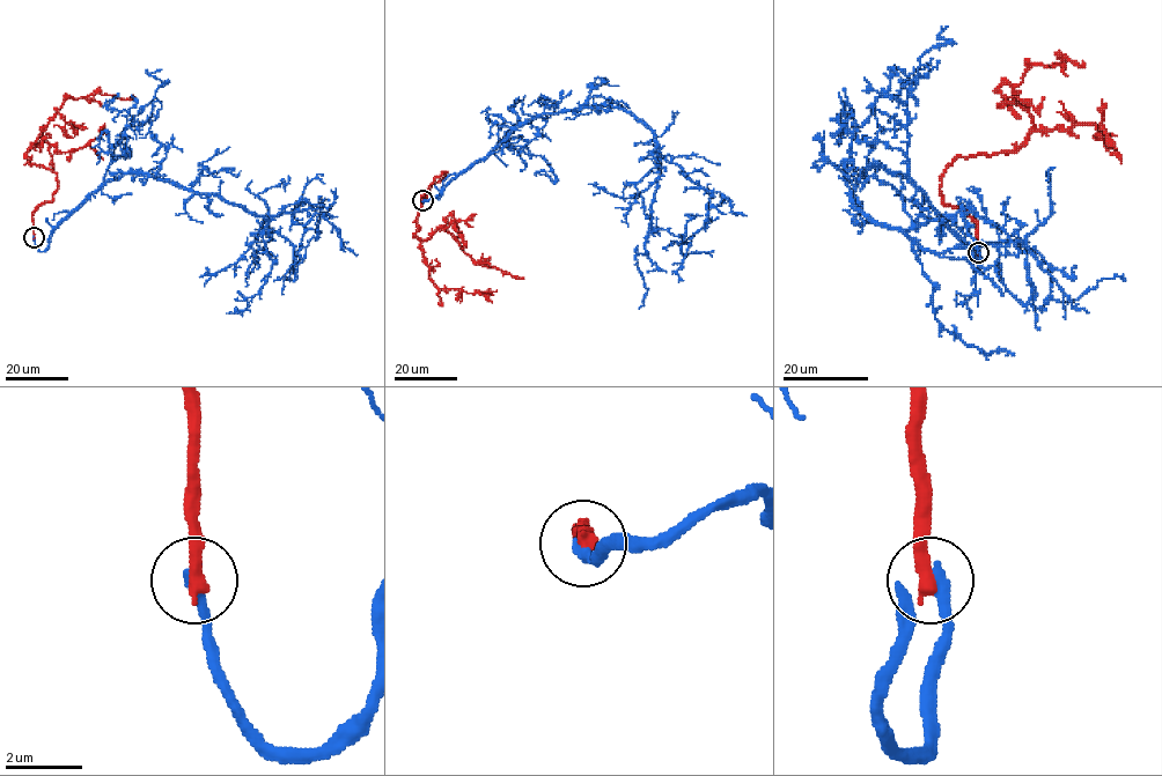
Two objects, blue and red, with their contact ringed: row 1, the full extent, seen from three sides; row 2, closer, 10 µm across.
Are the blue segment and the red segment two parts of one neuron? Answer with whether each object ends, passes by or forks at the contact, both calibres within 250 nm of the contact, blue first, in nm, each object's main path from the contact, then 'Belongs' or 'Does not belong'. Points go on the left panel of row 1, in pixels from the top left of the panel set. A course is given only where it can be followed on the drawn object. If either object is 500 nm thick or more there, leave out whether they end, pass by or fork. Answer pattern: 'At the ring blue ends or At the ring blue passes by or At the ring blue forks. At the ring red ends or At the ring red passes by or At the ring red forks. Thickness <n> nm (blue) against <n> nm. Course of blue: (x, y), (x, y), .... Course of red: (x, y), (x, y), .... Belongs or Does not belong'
At the ring blue ends. At the ring red ends. Thickness 400 nm (blue) against 400 nm. Course of blue: (34, 237), (44, 250), (104, 183), (141, 174), (265, 217), (271, 237), (260, 227), (248, 274), (250, 257). Course of red: (34, 237), (32, 213), (52, 199), (58, 180), (28, 162), (29, 147), (67, 97), (134, 100). Does not belong

